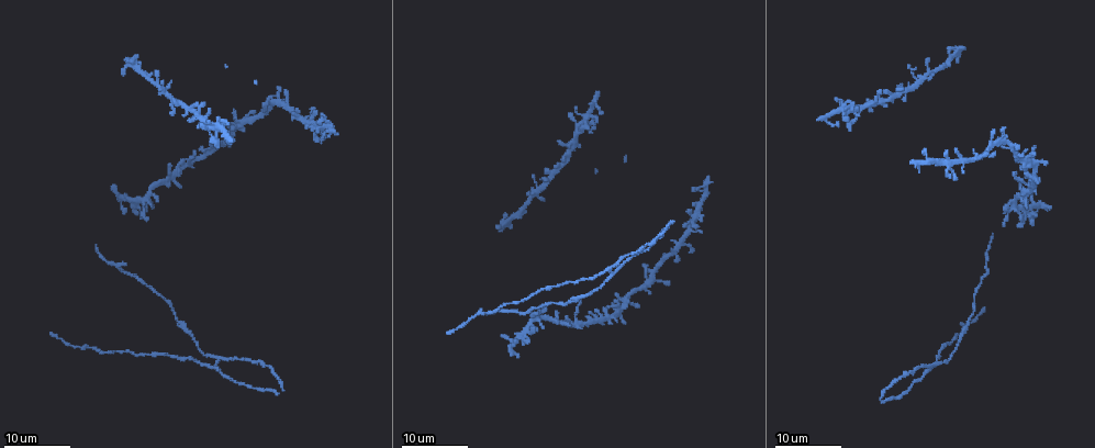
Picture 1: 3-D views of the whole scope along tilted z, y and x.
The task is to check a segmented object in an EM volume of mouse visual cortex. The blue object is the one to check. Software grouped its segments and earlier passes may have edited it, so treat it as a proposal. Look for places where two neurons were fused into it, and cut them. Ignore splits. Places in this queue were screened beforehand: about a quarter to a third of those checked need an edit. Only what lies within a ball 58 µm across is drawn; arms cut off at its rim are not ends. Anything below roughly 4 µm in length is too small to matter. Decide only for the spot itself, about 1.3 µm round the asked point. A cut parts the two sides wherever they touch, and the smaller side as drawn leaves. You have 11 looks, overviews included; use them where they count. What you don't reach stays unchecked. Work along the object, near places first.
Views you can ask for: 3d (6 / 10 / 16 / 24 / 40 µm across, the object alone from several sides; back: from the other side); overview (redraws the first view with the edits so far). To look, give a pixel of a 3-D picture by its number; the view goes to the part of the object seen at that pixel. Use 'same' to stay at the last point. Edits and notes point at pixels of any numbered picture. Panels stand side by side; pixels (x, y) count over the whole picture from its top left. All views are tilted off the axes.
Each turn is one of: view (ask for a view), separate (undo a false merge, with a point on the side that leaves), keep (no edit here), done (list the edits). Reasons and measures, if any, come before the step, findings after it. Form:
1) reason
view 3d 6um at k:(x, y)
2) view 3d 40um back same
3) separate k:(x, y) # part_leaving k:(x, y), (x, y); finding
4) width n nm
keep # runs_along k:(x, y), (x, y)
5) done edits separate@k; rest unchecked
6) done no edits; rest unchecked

two arms in line, one across
view 3d 24um at 1:(120, 269)

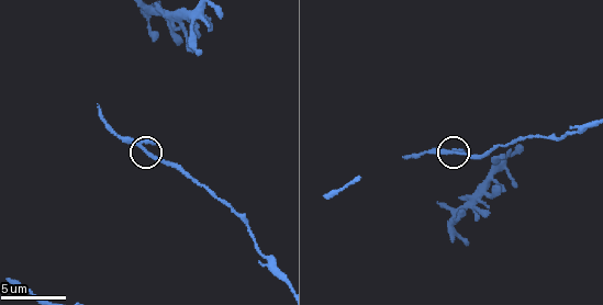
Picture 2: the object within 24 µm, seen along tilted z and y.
zoom in
view 3d 10um at 2:(142, 148)

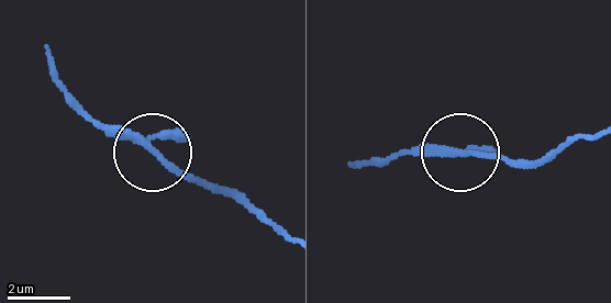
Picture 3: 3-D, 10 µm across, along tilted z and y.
side_arm 5 um
keep # continuous, no second neuron

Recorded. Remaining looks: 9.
four-way junction
view 3d 10um at 2:(495, 168)

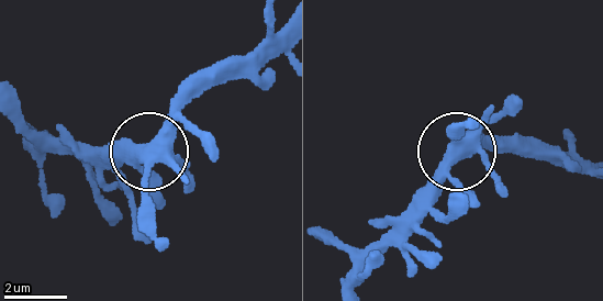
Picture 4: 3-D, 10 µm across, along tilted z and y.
keep # runs_along 4:(280, 26), (249, 53), (219, 65), (149, 144), (68, 144); all the same neuron

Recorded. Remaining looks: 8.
view 3d 24um at 1:(171, 175)

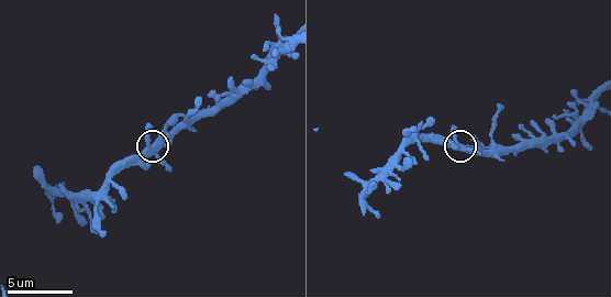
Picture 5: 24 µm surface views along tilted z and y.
view 3d 10um at 5:(153, 147)

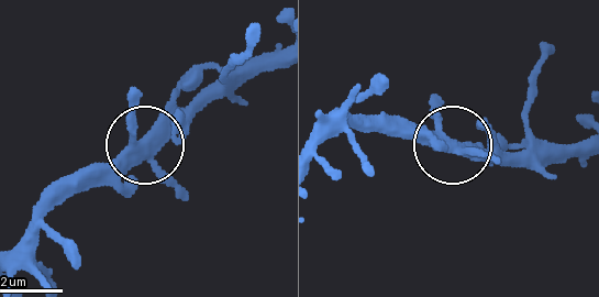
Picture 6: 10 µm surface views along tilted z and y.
arms 4
keep # runs_along 6:(274, 64), (211, 68), (85, 188); continuous, no second neuron

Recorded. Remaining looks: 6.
looks like a crossing
view 3d 10um at 5:(521, 147)

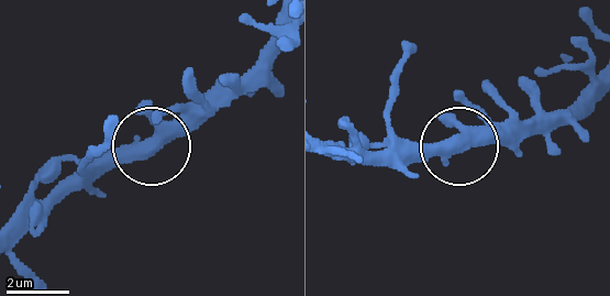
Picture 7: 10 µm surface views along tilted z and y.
view 3d 6um at 7:(152, 144)

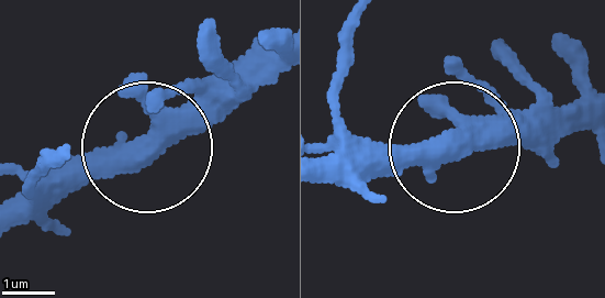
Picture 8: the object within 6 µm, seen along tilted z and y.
width 390 nm
keep # runs_along 8:(153, 162), (101, 154), (22, 168); all the same neuron

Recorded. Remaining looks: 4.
branch point
view 3d 24um at 1:(220, 358)

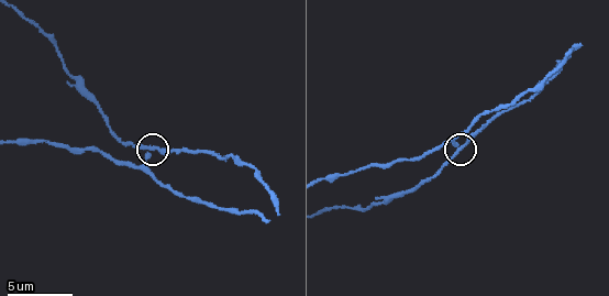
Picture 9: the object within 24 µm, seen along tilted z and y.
view 3d 10um at 9:(461, 148)

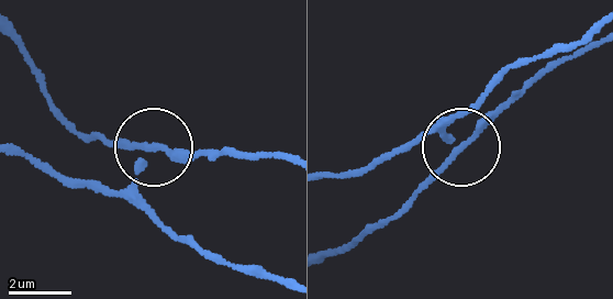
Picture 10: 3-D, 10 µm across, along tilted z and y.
arms 3
keep # runs_along 10:(325, 257), (393, 216), (515, 91); all the same neuron

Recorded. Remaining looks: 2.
done no edits; rest unchecked

